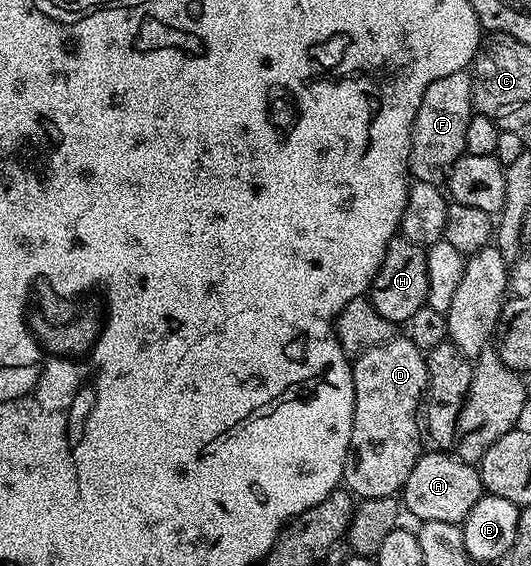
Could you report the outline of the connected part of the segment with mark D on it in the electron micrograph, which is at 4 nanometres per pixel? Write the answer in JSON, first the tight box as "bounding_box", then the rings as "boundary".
{"bounding_box":[343,337,427,499],"boundary":[[[396,337],[357,356],[351,372],[355,390],[350,450],[353,457],[349,457],[343,466],[343,483],[346,490],[359,499],[398,496],[405,481],[409,481],[409,473],[413,473],[413,465],[425,451],[423,439],[419,436],[421,404],[427,390],[427,360],[424,352],[413,345],[411,339]]]}

